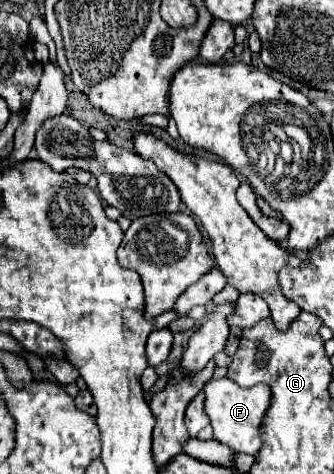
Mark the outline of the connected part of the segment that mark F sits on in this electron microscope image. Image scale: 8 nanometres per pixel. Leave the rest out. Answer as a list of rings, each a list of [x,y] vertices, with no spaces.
[[[228,377],[222,379],[210,379],[204,385],[204,409],[210,417],[210,423],[214,427],[214,437],[222,443],[226,443],[230,449],[234,449],[236,453],[250,453],[256,455],[262,447],[262,439],[260,439],[260,425],[262,419],[270,407],[270,387],[268,385],[254,385],[254,387],[240,387],[238,383],[234,383]]]

